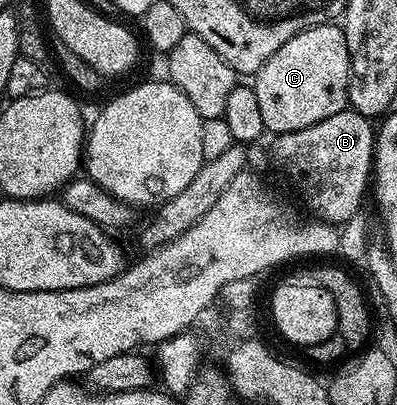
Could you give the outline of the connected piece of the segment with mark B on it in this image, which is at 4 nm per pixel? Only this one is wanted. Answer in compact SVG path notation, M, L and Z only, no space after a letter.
M345 108L306 130L282 132L272 144L272 160L284 171L300 200L317 220L340 226L361 211L364 195L369 195L372 155L376 149L376 128L367 116Z

